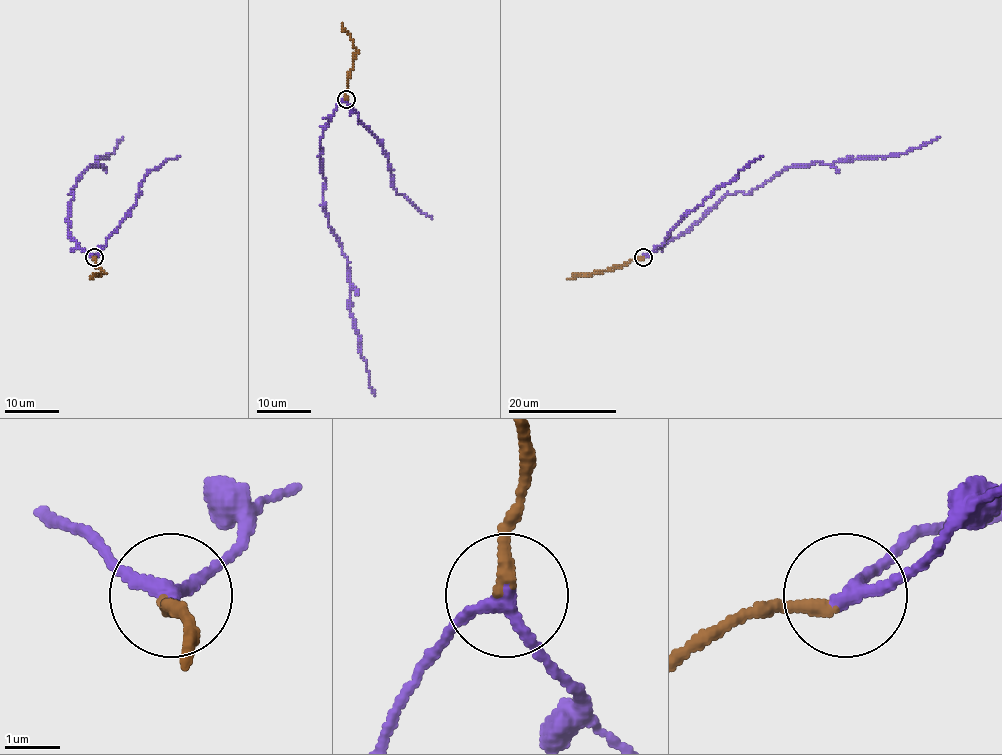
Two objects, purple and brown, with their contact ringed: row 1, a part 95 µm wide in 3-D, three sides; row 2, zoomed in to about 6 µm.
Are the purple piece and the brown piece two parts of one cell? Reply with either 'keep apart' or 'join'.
join

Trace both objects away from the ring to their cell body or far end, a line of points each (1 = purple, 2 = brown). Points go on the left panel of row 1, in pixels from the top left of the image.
1: (93, 257), (69, 234), (70, 192), (77, 180), (99, 164), (100, 157), (108, 157), (122, 138)
2: (93, 257), (103, 272), (89, 279)

